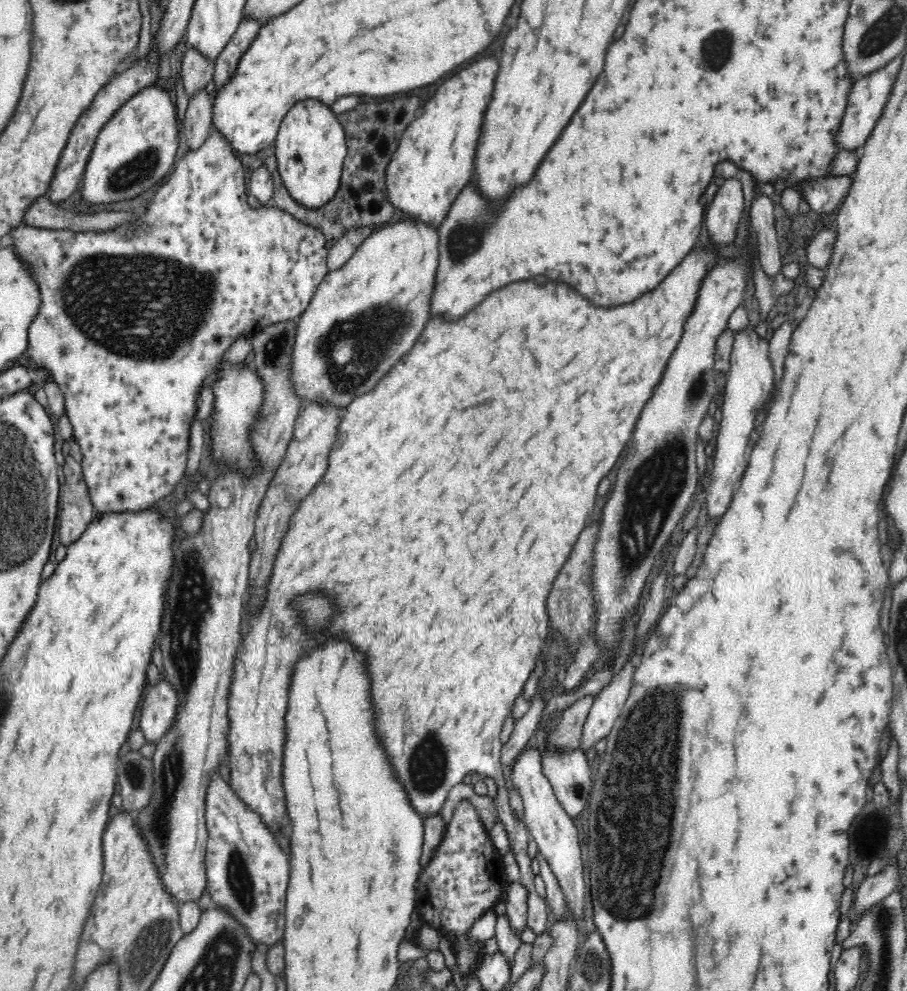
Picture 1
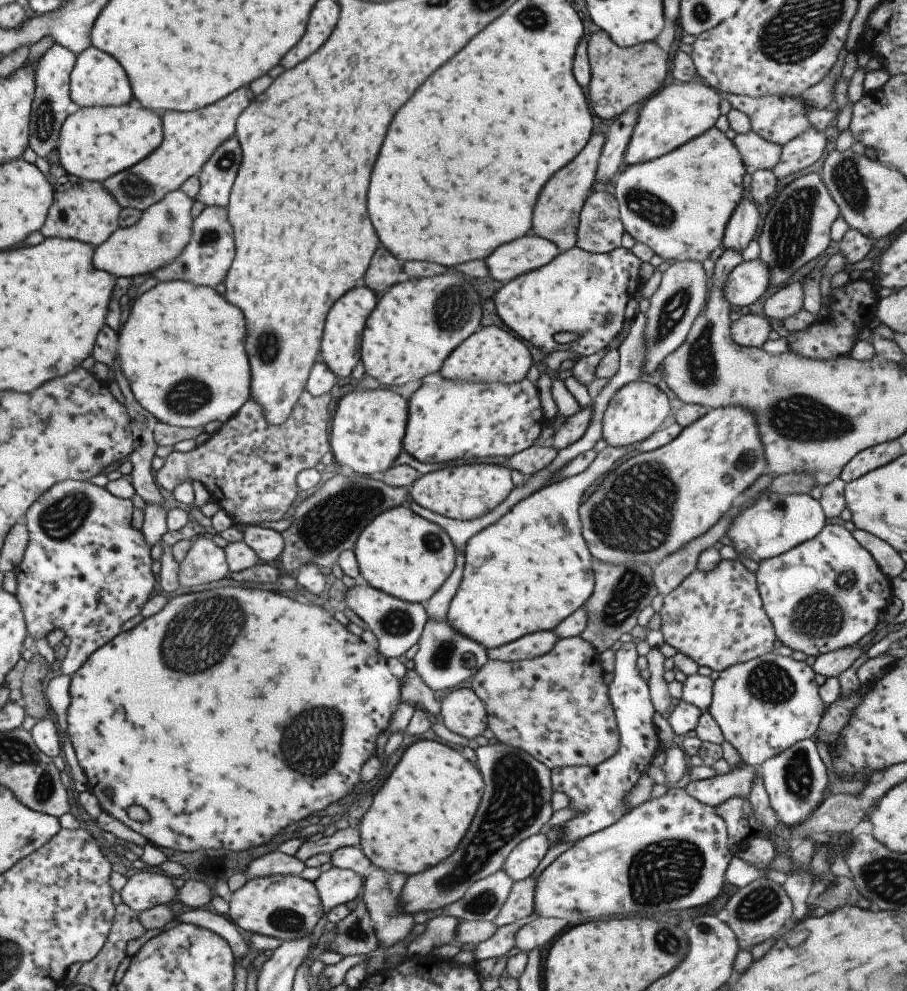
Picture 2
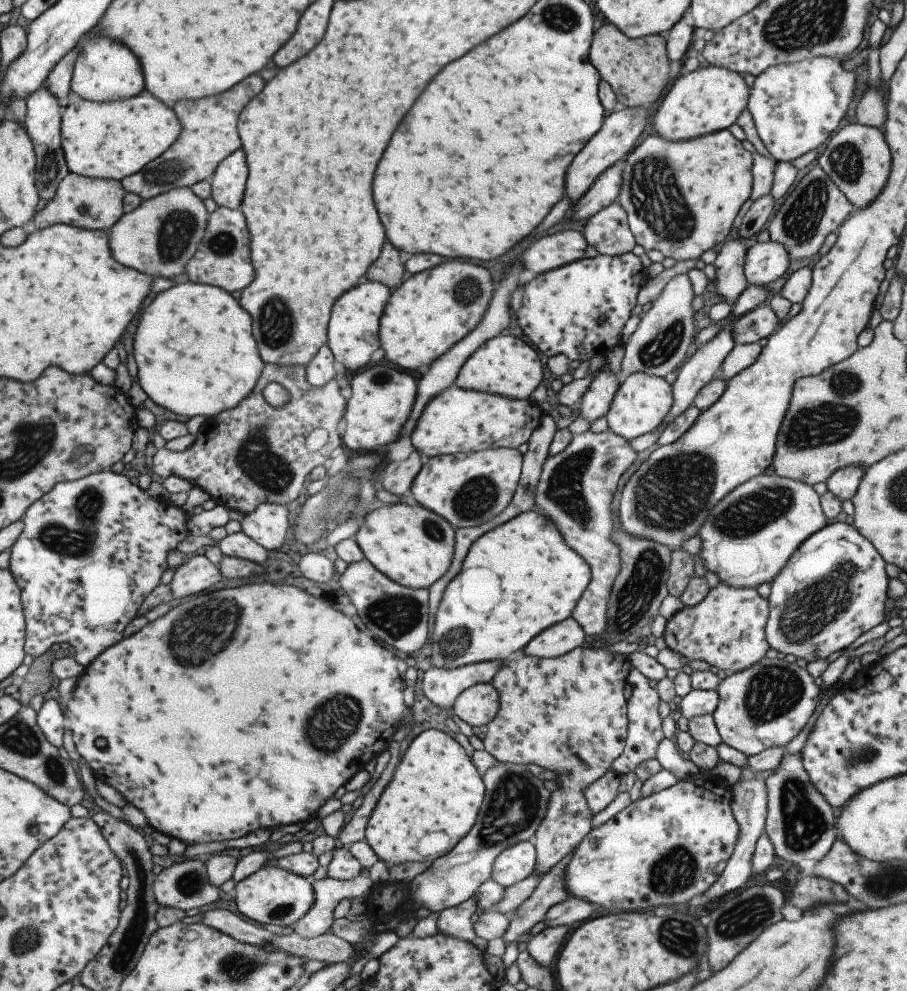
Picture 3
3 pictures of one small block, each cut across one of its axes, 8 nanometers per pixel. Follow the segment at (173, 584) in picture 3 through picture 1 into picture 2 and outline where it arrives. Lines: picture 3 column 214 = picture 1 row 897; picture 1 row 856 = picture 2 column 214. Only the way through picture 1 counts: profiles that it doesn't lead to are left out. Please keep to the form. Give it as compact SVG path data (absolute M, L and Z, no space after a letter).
M199 536L193 540L183 560L178 562L178 585L183 588L201 586L213 580L221 580L228 566L222 548L211 541L211 536Z

